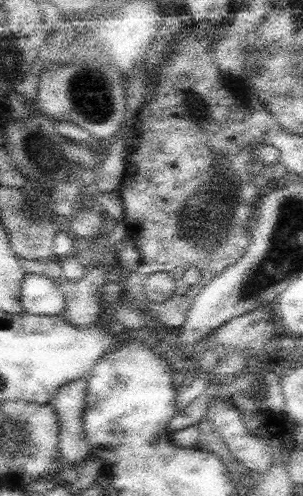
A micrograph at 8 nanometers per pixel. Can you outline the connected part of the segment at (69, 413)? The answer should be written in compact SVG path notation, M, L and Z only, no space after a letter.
M87 377L77 378L61 387L50 405L59 418L60 468L64 468L91 455L84 430Z

